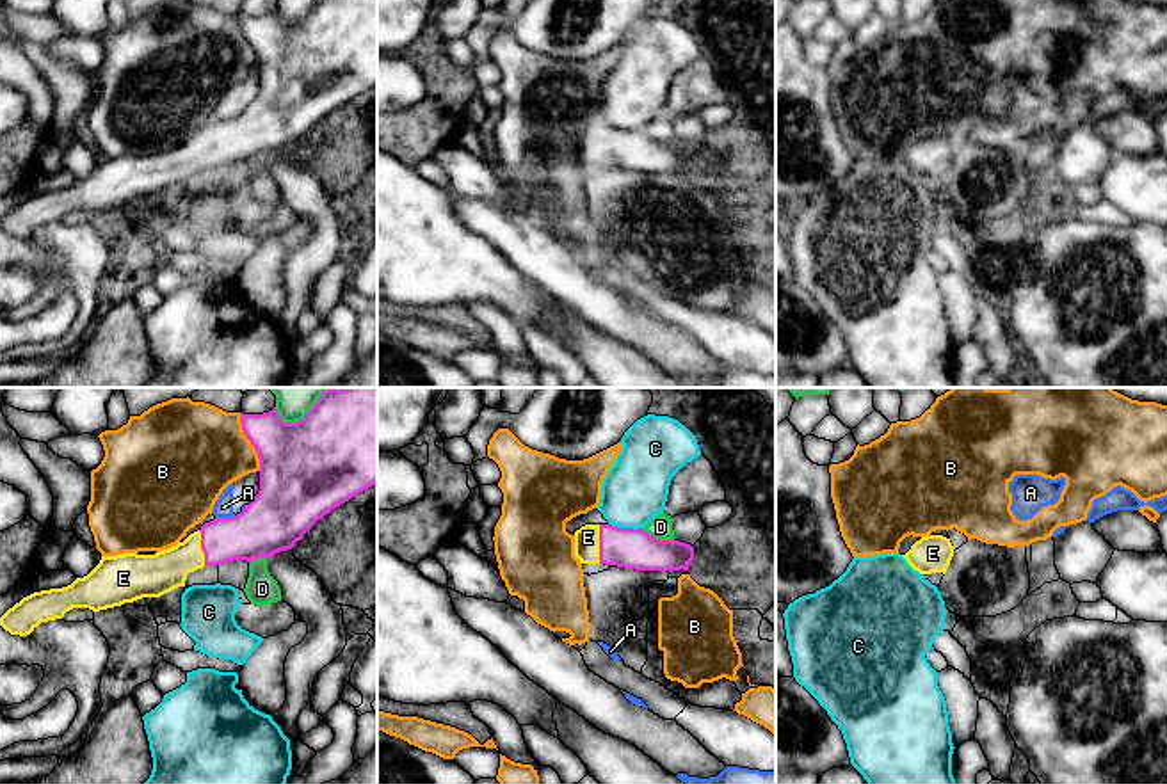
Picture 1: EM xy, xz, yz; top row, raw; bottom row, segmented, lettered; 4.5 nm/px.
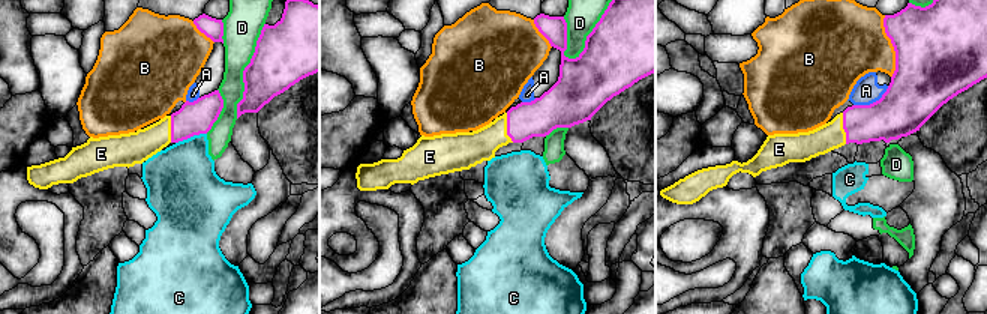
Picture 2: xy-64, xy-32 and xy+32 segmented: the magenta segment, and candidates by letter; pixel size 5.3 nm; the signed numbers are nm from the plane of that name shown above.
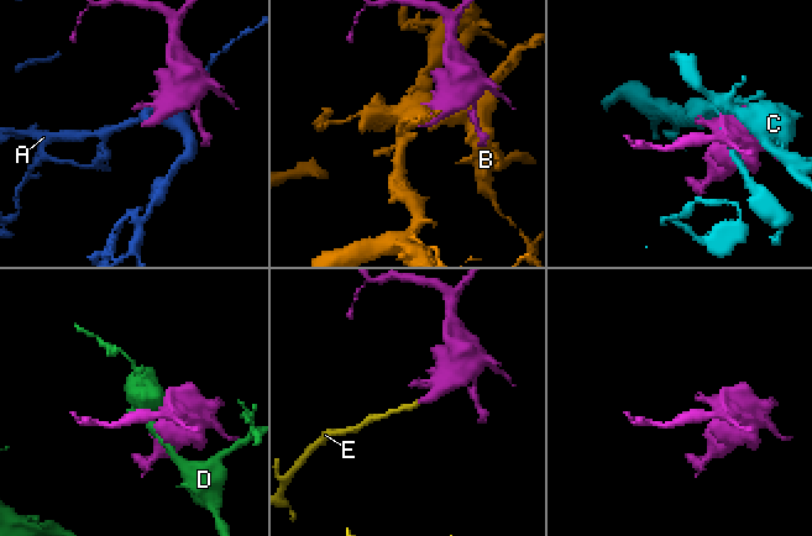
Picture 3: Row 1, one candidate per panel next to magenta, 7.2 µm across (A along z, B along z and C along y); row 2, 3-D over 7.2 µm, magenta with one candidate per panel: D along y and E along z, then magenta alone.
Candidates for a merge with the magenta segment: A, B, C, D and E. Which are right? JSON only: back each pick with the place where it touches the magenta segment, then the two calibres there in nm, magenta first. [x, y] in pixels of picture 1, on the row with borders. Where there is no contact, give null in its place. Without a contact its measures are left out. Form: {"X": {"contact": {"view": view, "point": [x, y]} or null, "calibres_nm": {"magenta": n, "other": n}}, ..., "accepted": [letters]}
{"E": {"contact": {"view": "xz", "point": [600, 544]}, "calibres_nm": {"magenta": 180, "other": 110}}, "accepted": ["E"]}

